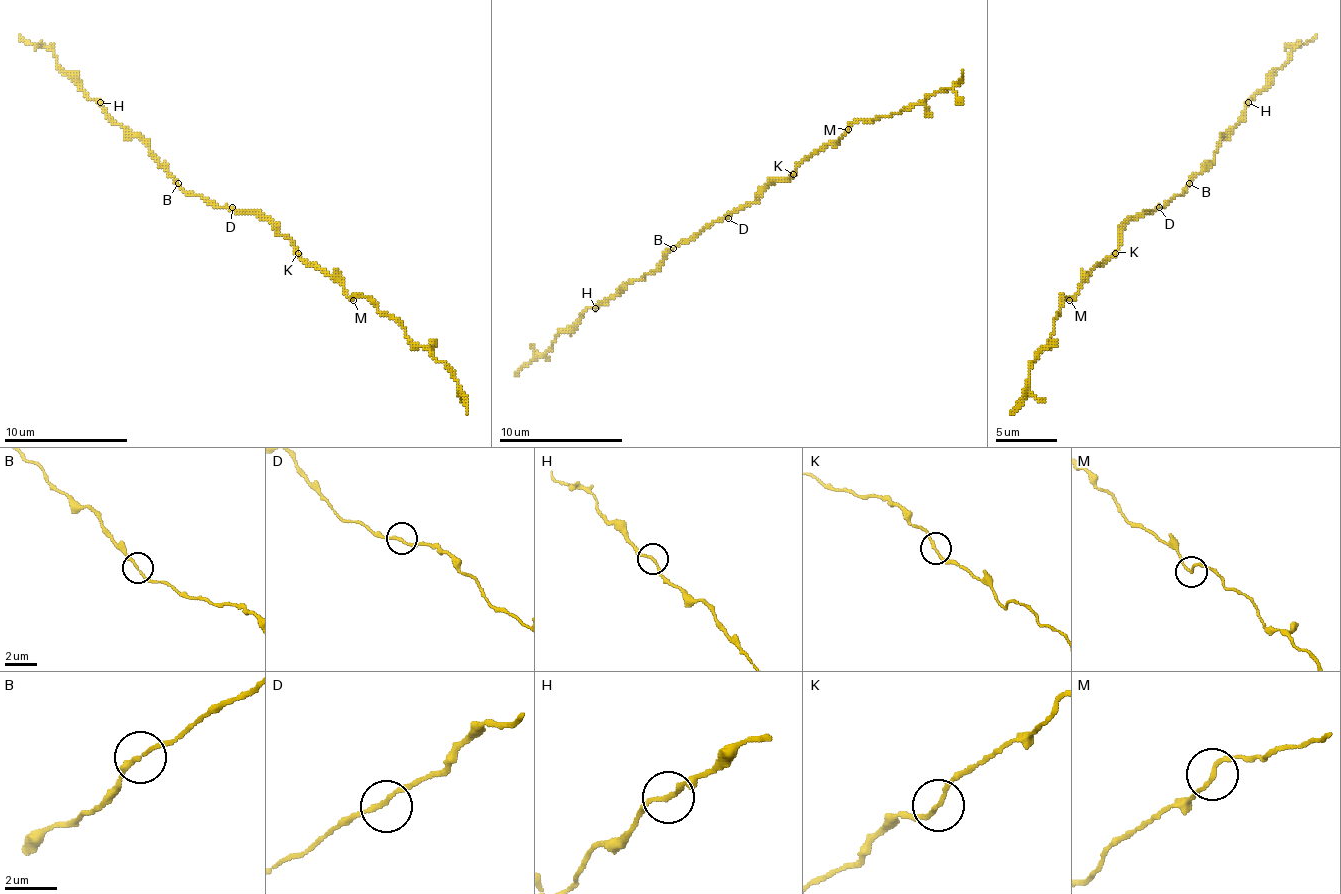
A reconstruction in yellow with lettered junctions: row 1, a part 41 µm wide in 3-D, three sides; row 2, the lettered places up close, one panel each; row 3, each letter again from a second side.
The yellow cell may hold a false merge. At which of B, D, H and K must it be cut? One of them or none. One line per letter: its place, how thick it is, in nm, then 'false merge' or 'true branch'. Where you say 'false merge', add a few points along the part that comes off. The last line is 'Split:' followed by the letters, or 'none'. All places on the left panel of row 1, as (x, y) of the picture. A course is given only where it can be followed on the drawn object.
B: place (178, 183); calibre 150 nm; true branch
D: place (232, 207); calibre 160 nm; true branch
H: place (100, 102); calibre 150 nm; true branch
K: place (298, 253); calibre 150 nm; true branch
Split: none

